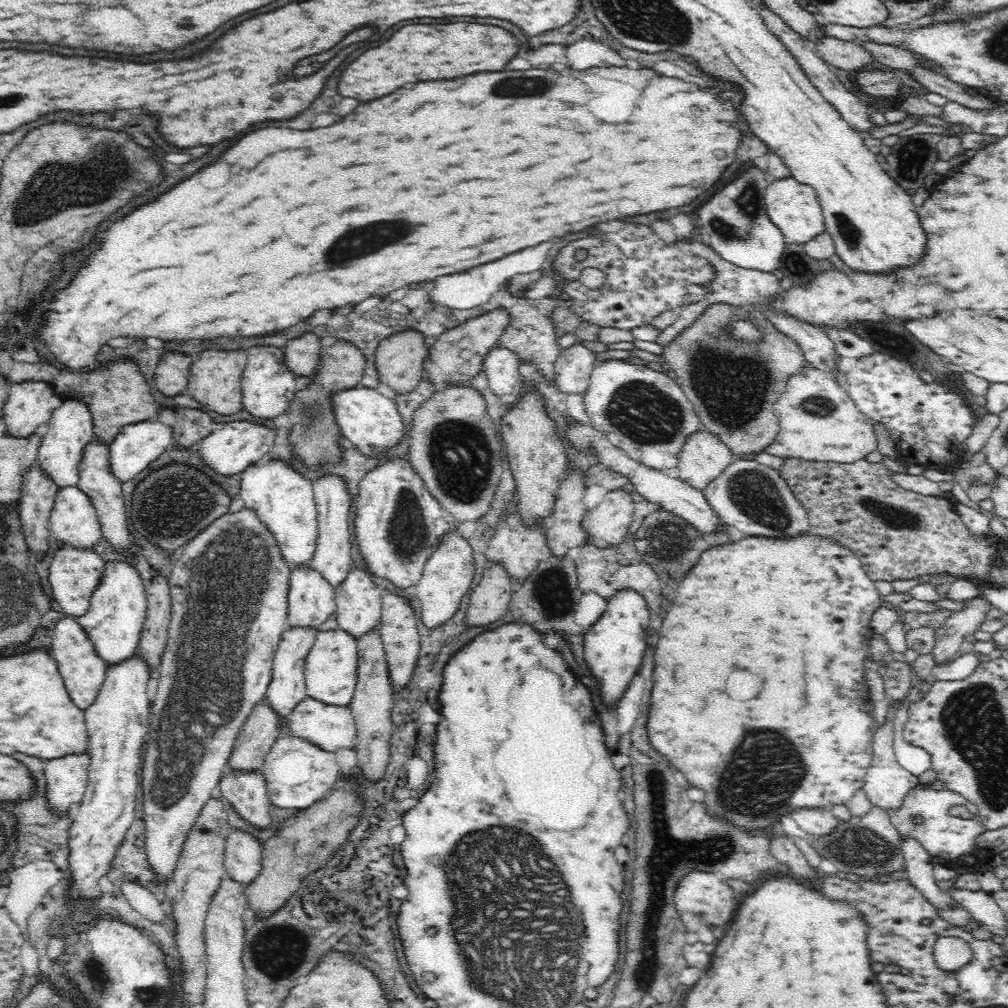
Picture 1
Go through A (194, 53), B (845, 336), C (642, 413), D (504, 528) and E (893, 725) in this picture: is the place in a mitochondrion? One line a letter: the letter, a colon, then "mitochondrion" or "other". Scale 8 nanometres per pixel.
A: other
B: other
C: mitochondrion
D: other
E: other

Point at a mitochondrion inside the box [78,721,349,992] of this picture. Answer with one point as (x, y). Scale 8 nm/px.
(280, 951)

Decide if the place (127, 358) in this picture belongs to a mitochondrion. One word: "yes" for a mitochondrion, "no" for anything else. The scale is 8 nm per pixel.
no

